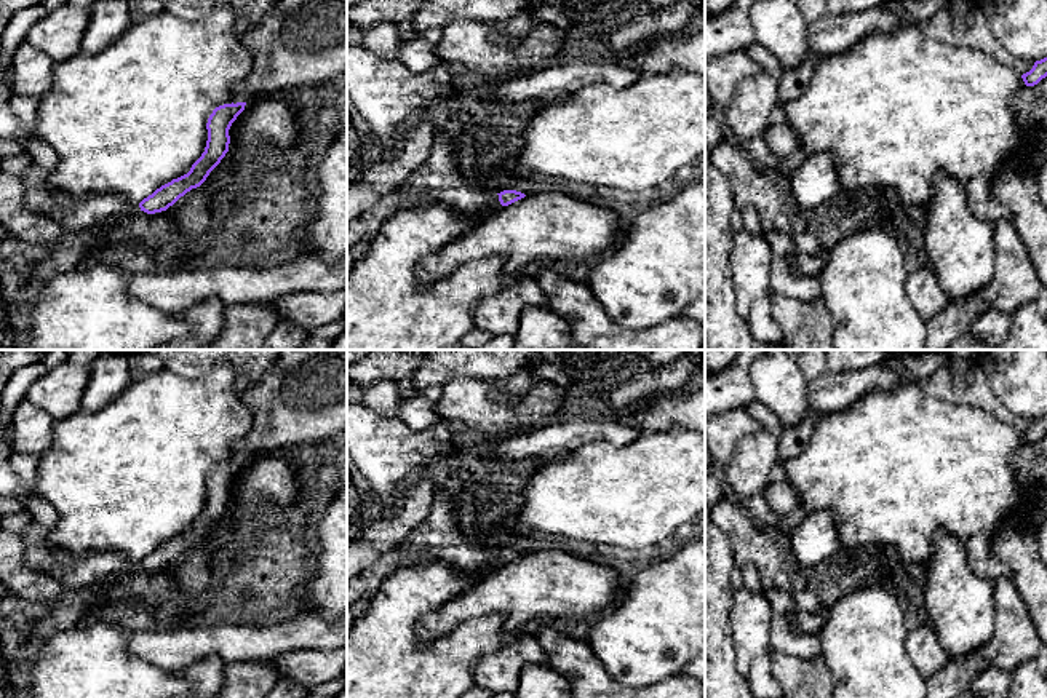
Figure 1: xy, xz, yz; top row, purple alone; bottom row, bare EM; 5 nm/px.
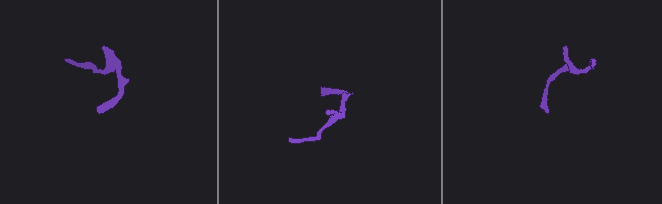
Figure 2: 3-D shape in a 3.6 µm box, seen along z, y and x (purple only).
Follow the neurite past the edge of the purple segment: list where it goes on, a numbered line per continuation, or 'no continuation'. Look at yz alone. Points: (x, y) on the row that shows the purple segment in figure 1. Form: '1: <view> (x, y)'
no continuation

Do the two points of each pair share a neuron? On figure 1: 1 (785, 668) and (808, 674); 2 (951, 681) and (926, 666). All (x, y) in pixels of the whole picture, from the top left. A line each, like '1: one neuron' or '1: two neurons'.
1: one neuron
2: two neurons

